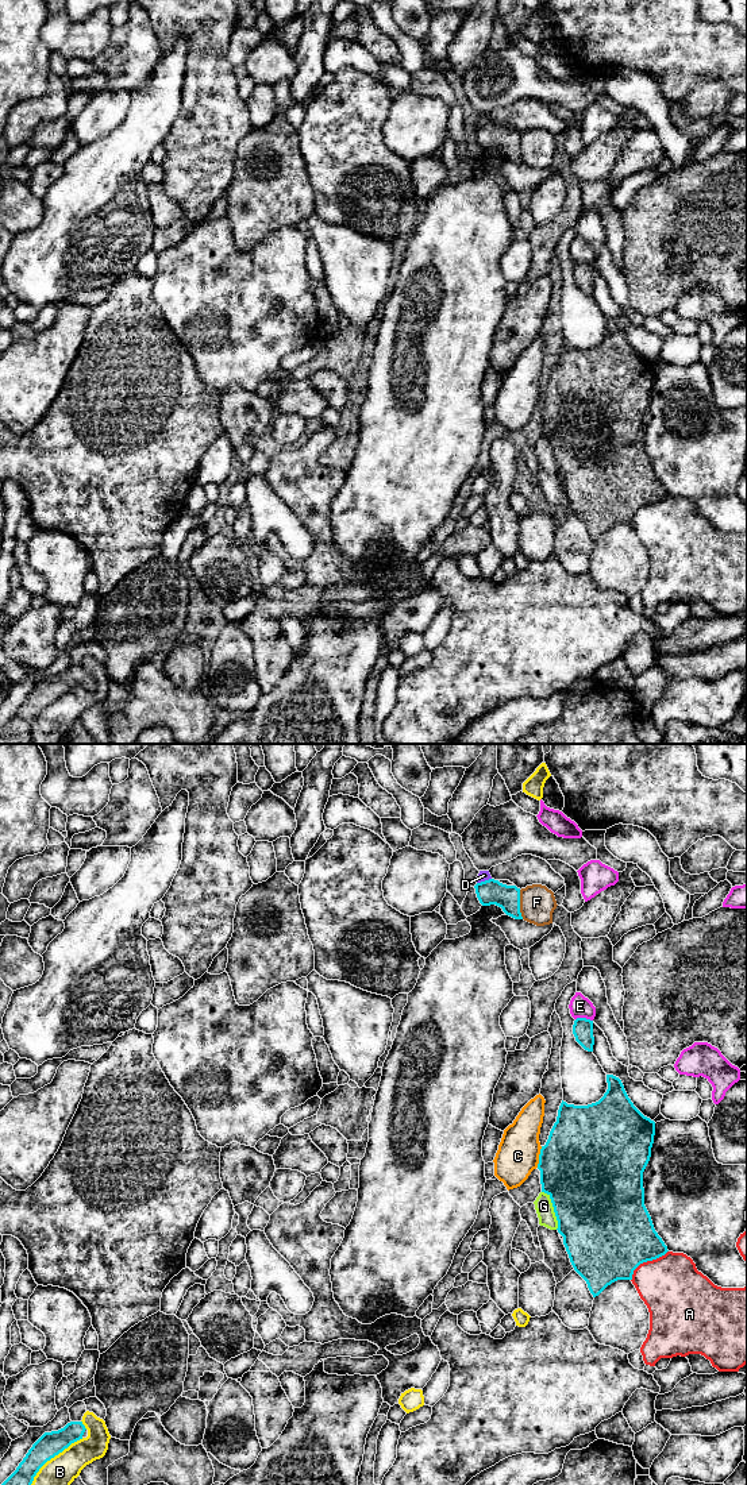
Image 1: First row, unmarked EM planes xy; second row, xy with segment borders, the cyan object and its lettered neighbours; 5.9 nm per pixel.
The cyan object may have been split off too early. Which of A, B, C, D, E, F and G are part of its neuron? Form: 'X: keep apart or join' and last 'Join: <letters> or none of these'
A: keep apart
B: keep apart
C: keep apart
D: join
E: keep apart
F: keep apart
G: keep apart
Join: D

